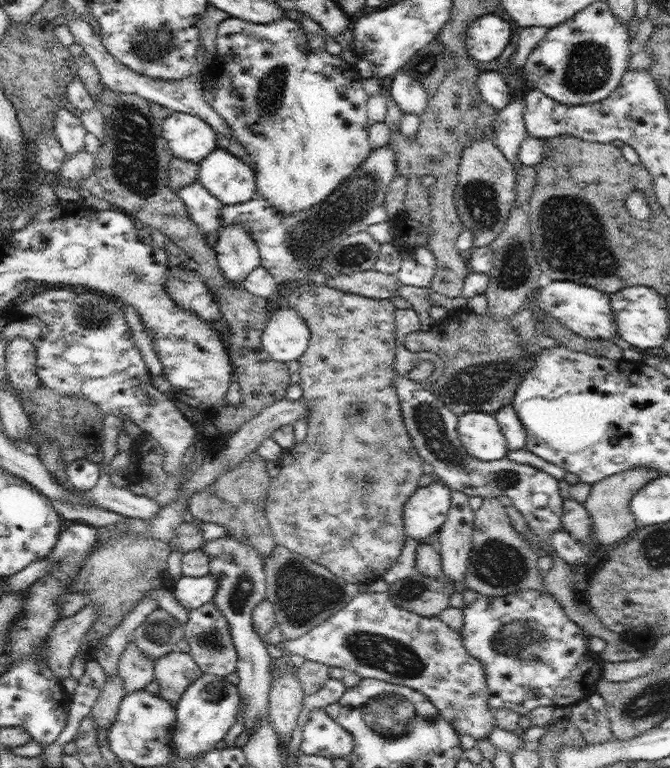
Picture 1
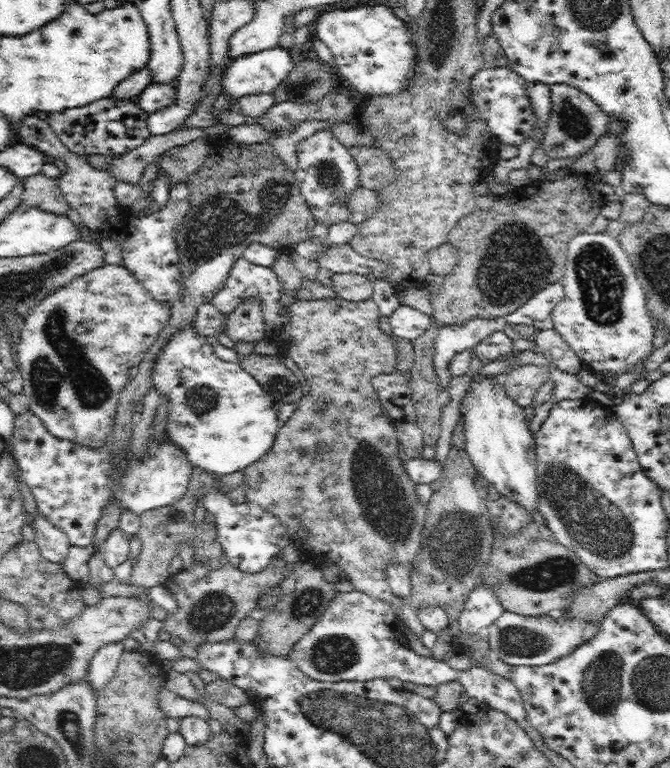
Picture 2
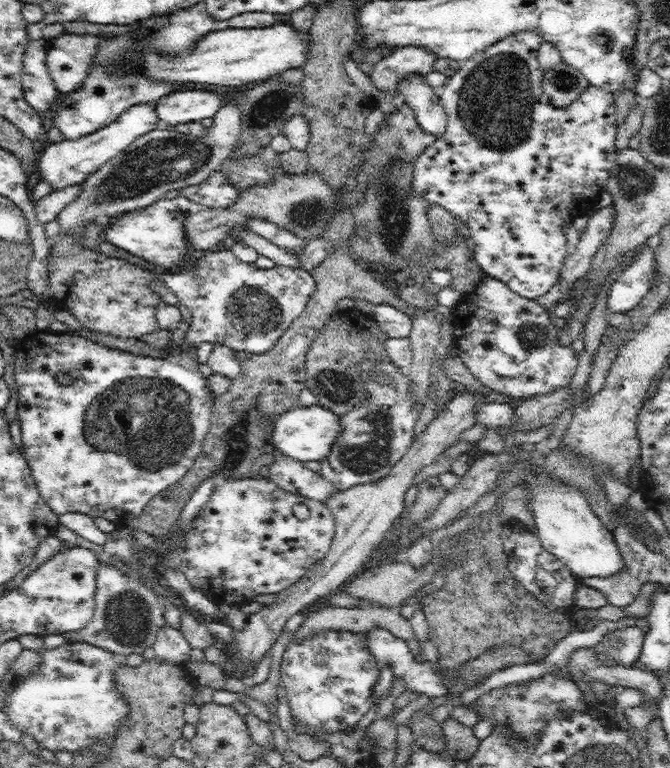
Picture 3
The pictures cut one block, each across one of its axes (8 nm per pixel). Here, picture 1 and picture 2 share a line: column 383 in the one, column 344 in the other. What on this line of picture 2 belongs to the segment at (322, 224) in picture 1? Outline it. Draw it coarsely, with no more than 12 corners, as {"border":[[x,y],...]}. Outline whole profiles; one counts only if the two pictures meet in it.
{"border":[[329,129],[298,143],[295,177],[315,222],[350,221],[354,155]]}

